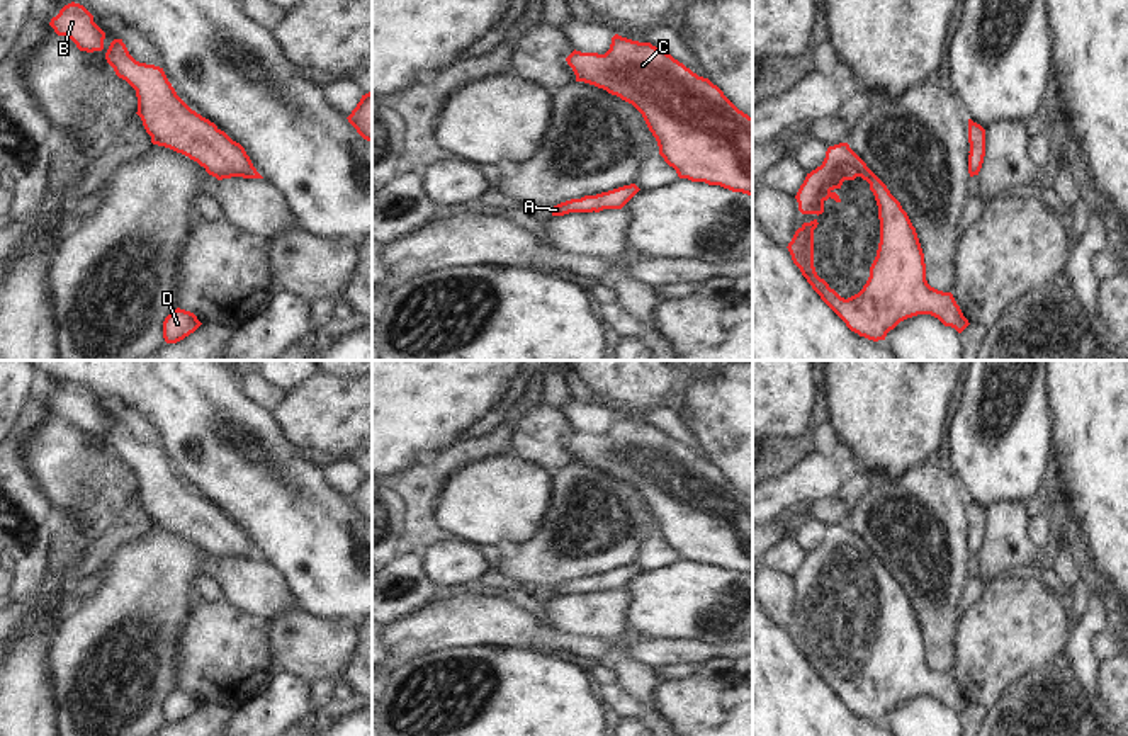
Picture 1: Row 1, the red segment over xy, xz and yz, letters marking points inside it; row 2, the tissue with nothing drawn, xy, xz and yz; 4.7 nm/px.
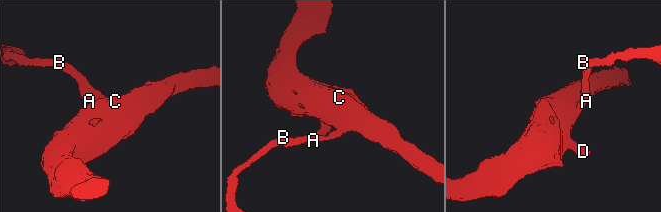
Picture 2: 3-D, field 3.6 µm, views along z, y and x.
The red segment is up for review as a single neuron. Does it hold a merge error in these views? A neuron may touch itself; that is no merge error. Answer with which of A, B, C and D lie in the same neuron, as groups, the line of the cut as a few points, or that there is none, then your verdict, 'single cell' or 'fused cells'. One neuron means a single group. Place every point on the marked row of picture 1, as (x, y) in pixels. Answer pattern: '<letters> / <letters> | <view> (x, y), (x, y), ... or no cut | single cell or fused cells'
A B C D | no cut | single cell

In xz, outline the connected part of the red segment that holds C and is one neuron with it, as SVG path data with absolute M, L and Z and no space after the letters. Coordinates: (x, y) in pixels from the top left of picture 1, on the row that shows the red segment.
M615 34L605 54L572 51L566 58L584 82L632 104L657 141L659 155L680 178L753 195L753 117L739 110L708 78L651 42Z

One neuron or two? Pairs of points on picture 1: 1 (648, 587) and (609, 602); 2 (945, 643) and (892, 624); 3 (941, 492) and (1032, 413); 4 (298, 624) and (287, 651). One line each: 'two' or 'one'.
1: two
2: two
3: two
4: one

